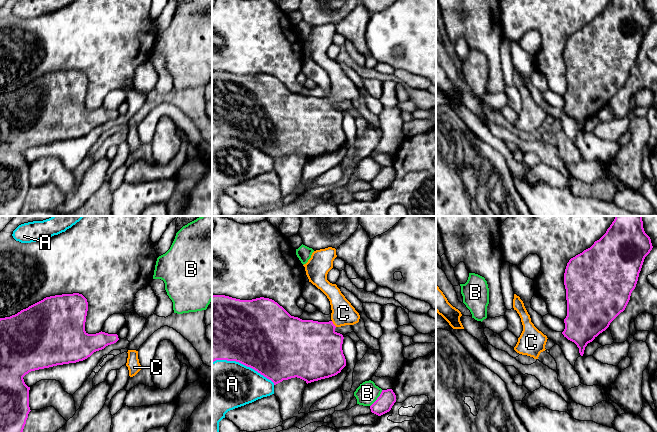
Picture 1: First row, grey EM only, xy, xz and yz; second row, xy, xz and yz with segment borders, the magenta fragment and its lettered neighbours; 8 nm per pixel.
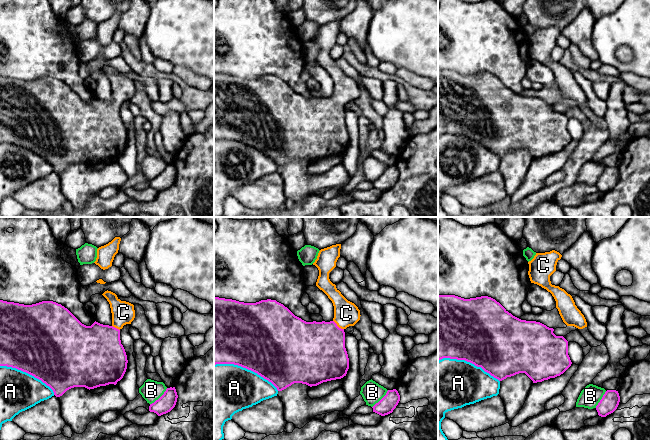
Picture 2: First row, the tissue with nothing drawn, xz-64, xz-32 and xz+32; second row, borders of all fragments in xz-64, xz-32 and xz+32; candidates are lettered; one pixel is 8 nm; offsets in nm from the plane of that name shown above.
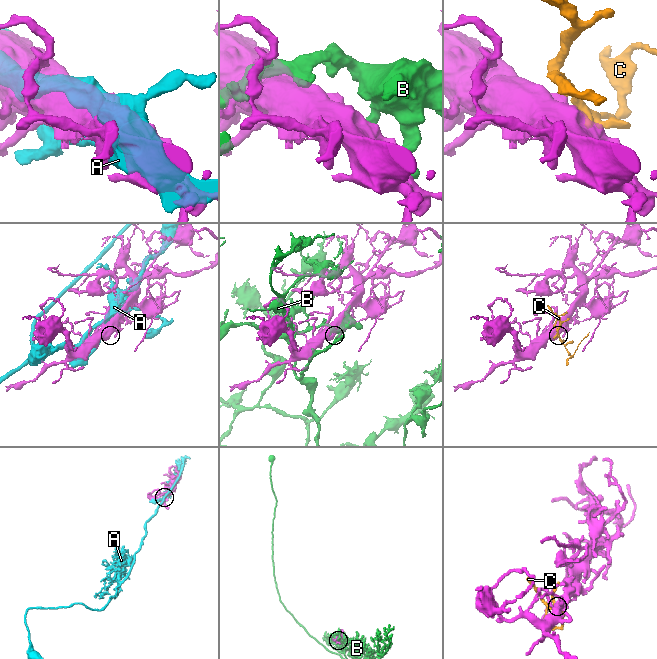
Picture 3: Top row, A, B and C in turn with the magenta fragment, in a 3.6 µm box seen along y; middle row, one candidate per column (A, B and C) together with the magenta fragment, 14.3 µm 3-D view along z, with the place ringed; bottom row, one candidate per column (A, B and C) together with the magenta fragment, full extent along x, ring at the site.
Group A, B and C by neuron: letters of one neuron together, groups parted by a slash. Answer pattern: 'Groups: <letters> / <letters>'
Groups: A / B / C

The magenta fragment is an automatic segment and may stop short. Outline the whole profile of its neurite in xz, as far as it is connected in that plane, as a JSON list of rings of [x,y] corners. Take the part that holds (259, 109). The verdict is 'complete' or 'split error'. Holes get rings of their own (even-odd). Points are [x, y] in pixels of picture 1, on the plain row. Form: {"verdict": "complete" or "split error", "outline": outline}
{"verdict": "split error", "outline": [[[328,23],[314,27],[308,38],[303,41],[309,58],[320,65],[330,77],[332,89],[329,98],[302,96],[291,92],[282,82],[269,74],[240,76],[225,71],[212,71],[212,138],[216,136],[239,138],[271,156],[274,161],[295,153],[308,160],[340,149],[346,142],[342,126],[344,113],[337,109],[335,104],[358,99],[360,91],[337,61],[327,56],[327,50],[333,44],[333,37],[336,33],[336,25]]]}

